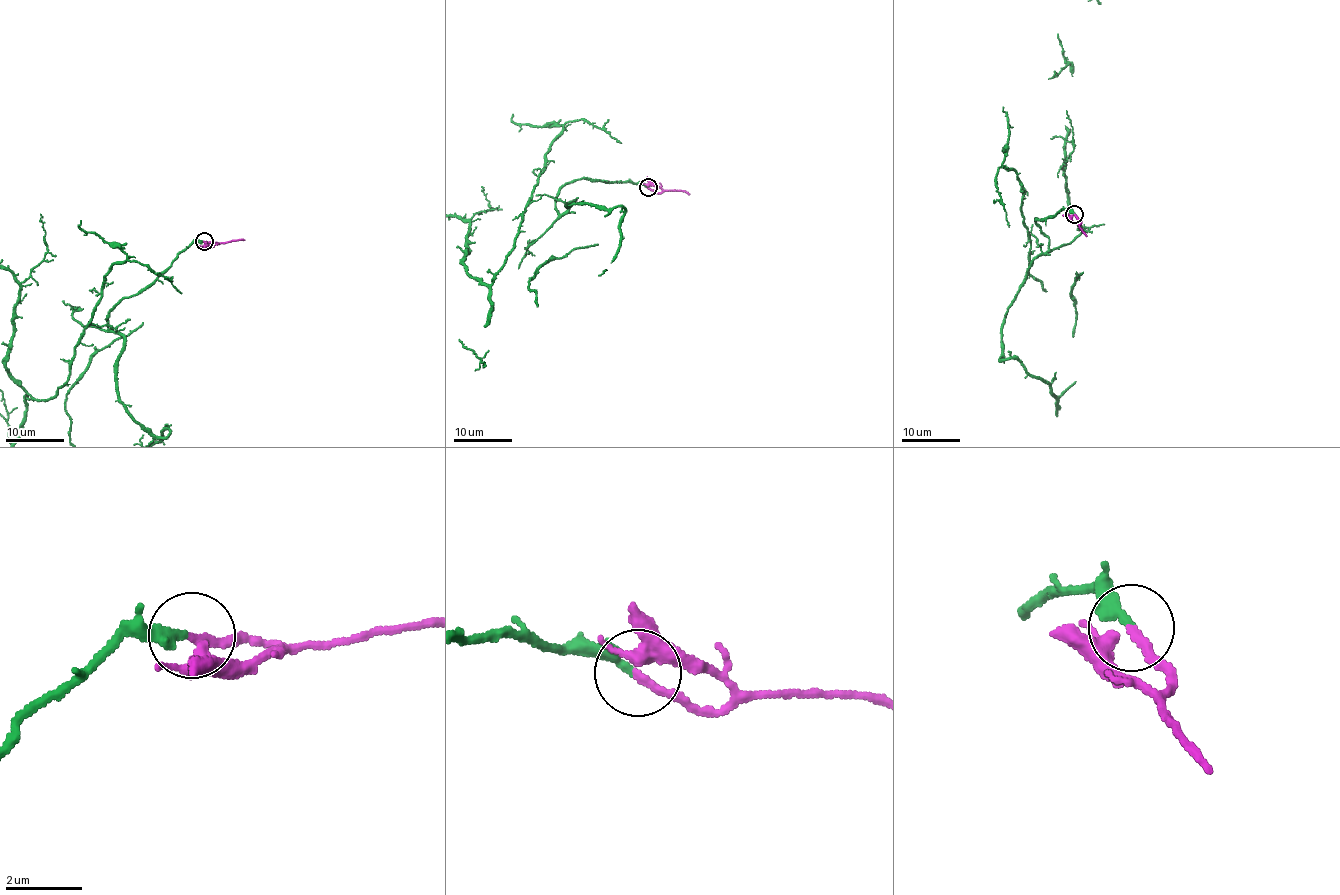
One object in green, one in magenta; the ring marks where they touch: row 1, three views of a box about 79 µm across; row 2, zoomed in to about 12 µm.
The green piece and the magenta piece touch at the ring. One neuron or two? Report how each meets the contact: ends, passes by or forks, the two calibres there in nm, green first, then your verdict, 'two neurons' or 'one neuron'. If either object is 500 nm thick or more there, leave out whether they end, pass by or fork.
green ends; magenta ends; calibres 260 and 200 nm; one neuron

